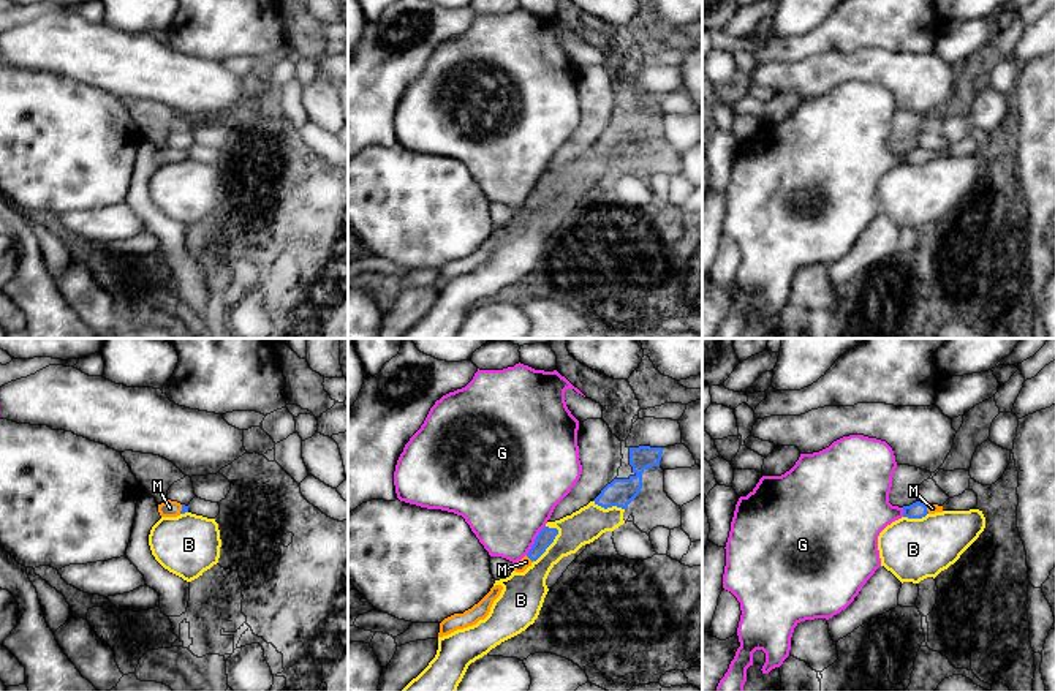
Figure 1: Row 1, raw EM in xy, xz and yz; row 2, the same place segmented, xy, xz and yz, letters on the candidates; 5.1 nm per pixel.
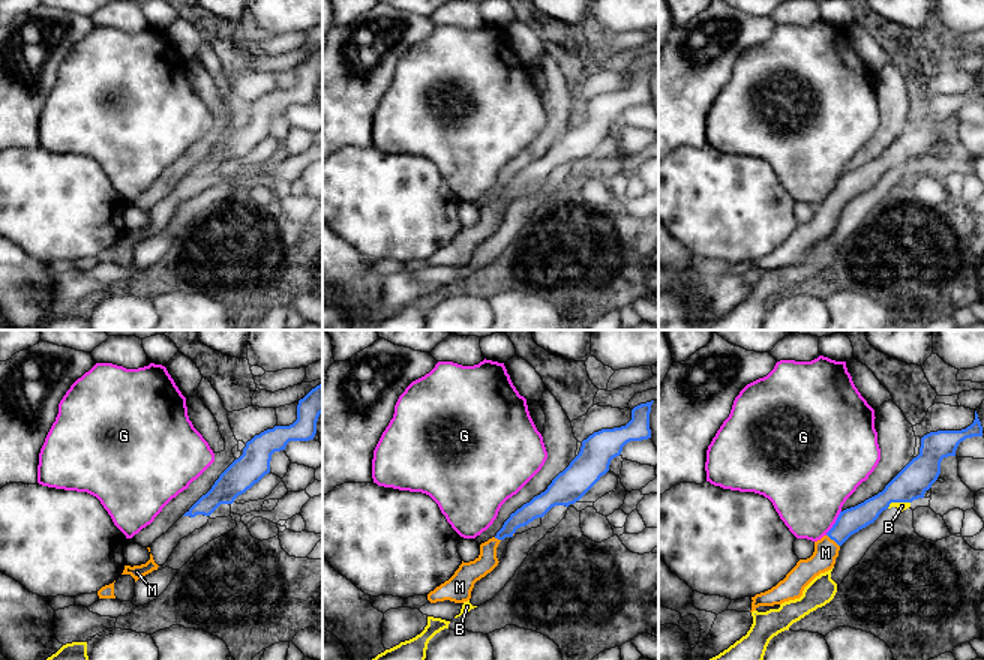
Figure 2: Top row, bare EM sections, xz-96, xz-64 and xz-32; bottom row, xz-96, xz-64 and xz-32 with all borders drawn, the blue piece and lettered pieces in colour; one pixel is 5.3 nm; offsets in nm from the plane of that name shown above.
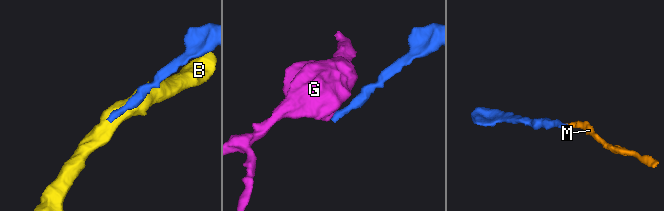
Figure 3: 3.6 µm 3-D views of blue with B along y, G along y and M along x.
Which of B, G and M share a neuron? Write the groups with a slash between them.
B / G / M

